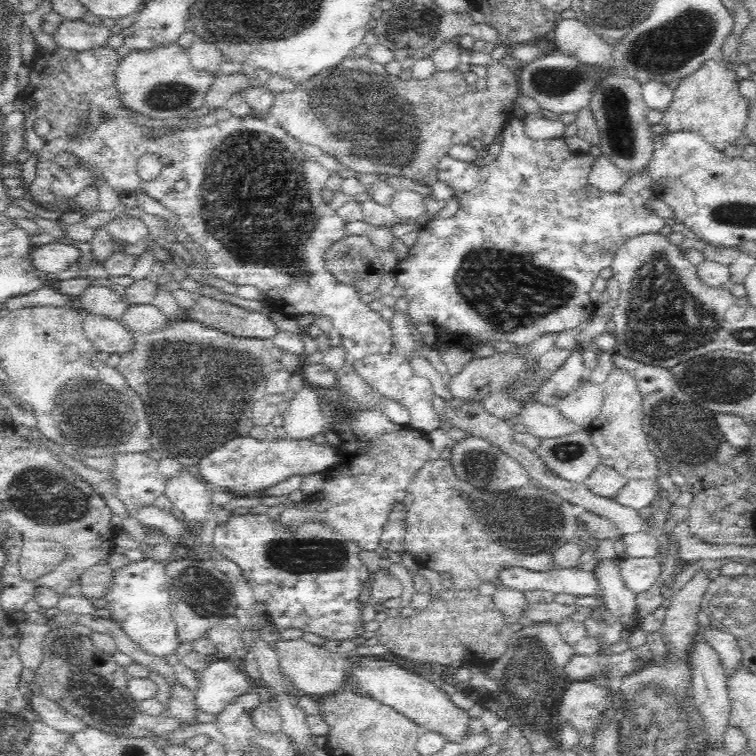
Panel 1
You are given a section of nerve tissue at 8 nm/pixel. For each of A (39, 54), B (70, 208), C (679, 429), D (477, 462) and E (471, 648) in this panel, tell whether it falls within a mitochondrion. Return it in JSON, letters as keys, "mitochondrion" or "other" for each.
{"A":"other","B":"other","C":"mitochondrion","D":"mitochondrion","E":"other"}

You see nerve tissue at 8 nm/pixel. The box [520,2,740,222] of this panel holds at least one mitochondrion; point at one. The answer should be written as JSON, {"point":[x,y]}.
{"point":[661,51]}

